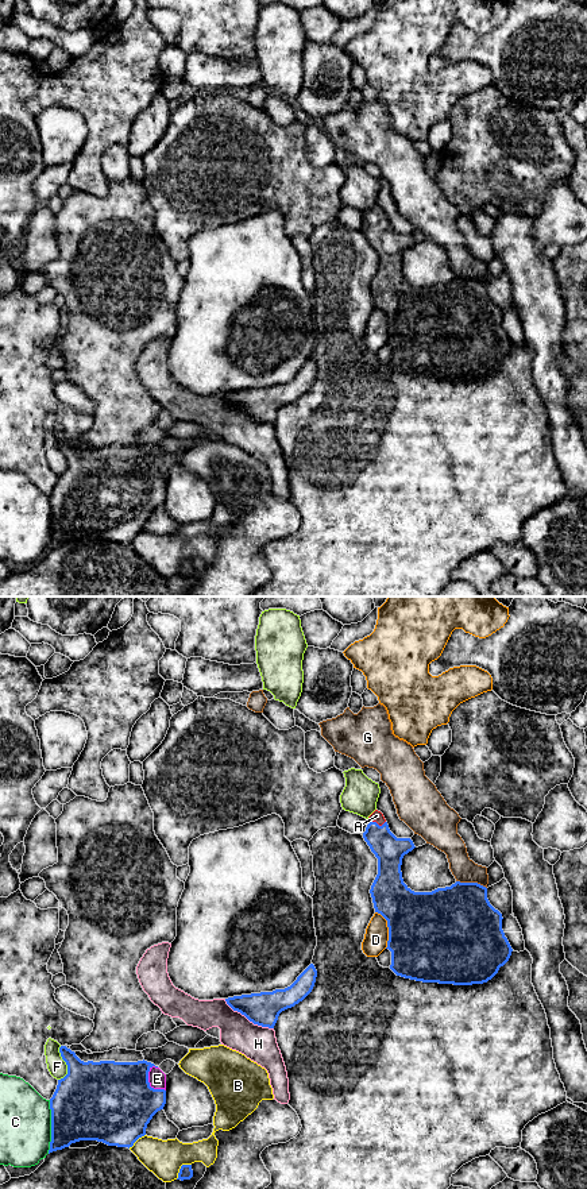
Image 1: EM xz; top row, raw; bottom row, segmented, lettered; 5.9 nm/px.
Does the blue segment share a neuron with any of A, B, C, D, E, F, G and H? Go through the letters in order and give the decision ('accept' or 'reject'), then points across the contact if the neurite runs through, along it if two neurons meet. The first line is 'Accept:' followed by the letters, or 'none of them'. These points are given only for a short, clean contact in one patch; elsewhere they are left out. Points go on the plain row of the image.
Accept: A, E
A: accept; runs through xz (389, 244), (378, 232), (378, 220), (377, 211)
B: reject
C: reject
D: reject
E: accept; runs through xz (111, 497), (149, 479), (157, 474)
F: reject
G: reject; border along xz (456, 275), (482, 280), (486, 284)
H: reject

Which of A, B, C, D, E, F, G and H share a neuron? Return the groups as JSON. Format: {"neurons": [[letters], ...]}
{"neurons": [["A", "E"], ["B"], ["C"], ["D"], ["F"], ["G"], ["H"]]}

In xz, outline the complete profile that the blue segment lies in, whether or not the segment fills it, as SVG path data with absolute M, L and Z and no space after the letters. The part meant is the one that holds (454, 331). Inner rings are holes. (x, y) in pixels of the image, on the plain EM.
M378 205L367 216L363 233L378 254L378 270L370 289L375 308L387 316L390 364L397 371L422 378L472 381L491 375L509 356L513 344L502 325L502 309L487 294L487 283L456 277L432 287L412 286L403 278L401 260L403 251L416 243L413 236L397 233Z

